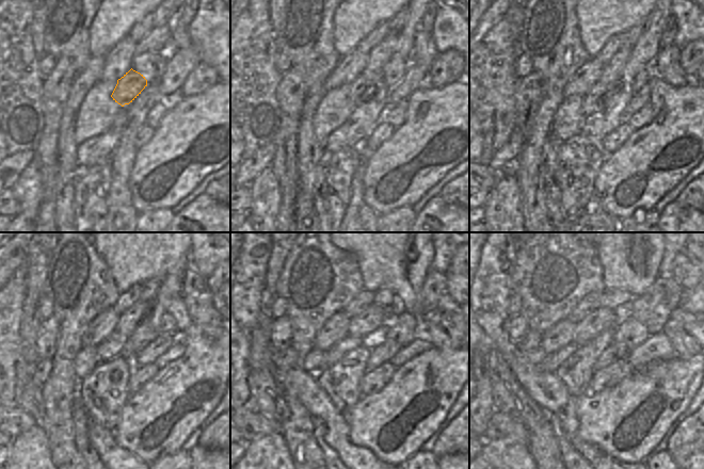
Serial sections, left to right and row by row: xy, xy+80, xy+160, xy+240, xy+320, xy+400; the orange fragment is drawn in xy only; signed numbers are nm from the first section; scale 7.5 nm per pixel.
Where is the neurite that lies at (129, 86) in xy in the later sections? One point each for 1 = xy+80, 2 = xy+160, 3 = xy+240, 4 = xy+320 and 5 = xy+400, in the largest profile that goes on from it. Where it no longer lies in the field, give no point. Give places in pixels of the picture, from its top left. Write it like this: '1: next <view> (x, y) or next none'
1: next xy+80 (362, 86)
2: next xy+160 (595, 96)
3: next xy+240 (113, 345)
4: next xy+320 (337, 351)
5: next xy+400 (552, 361)

